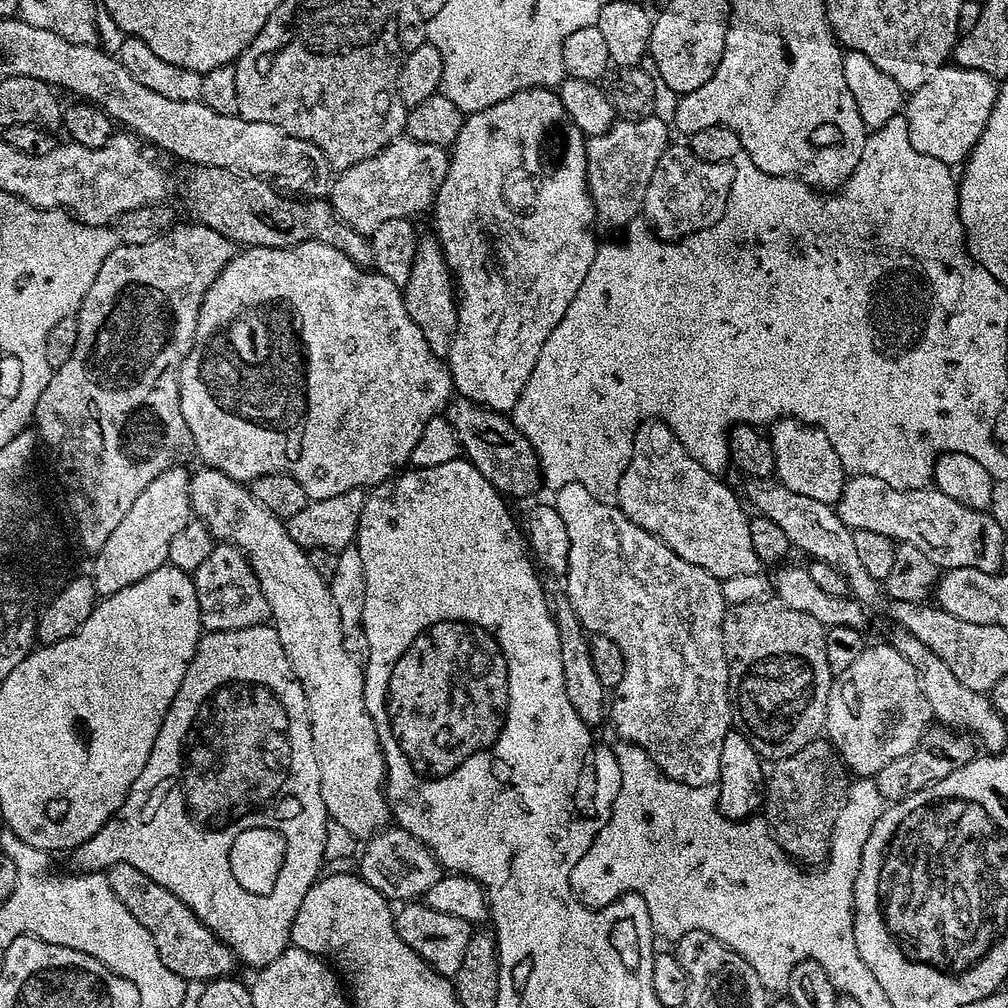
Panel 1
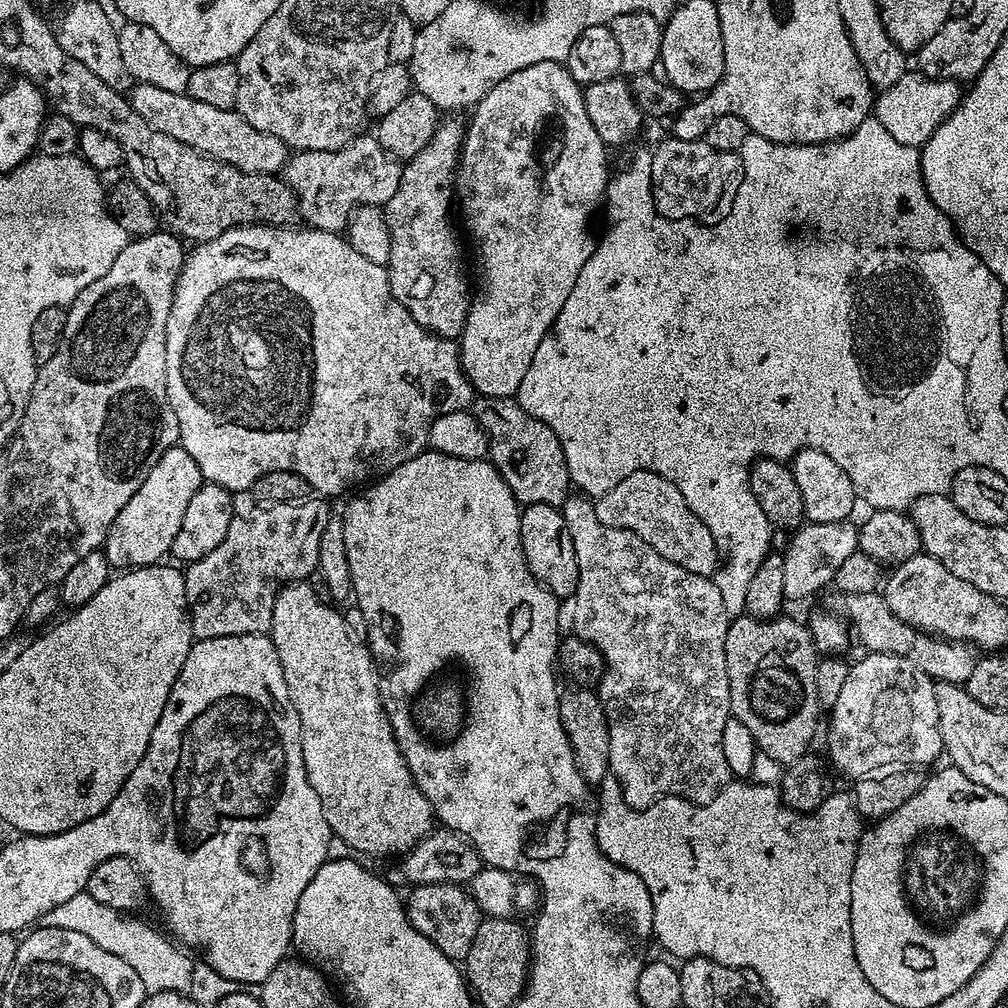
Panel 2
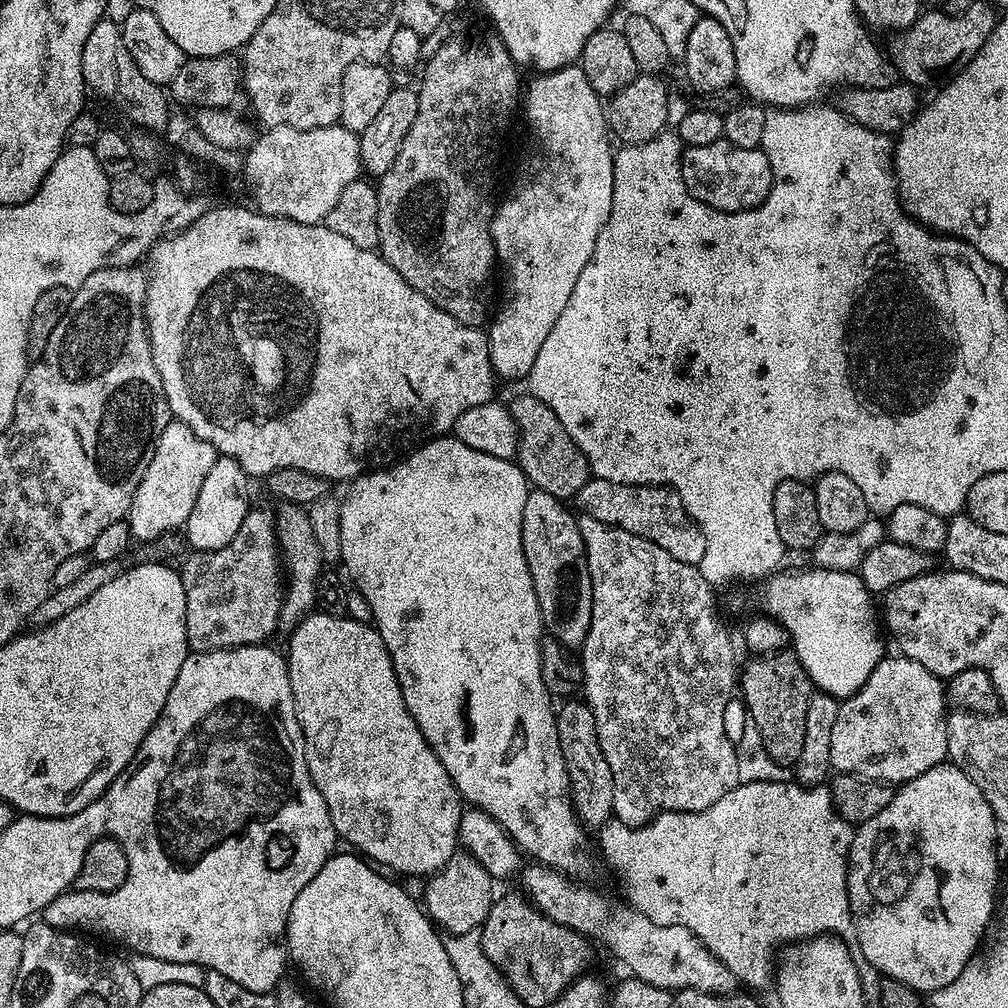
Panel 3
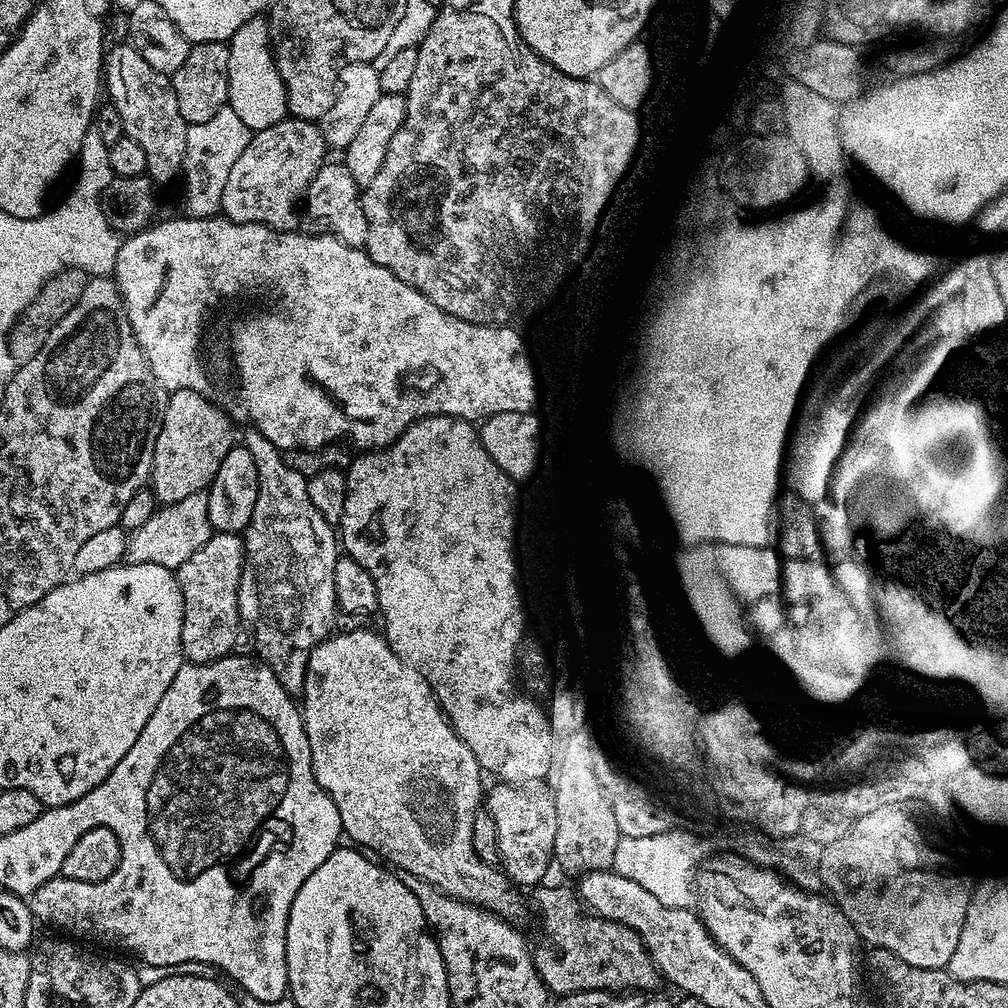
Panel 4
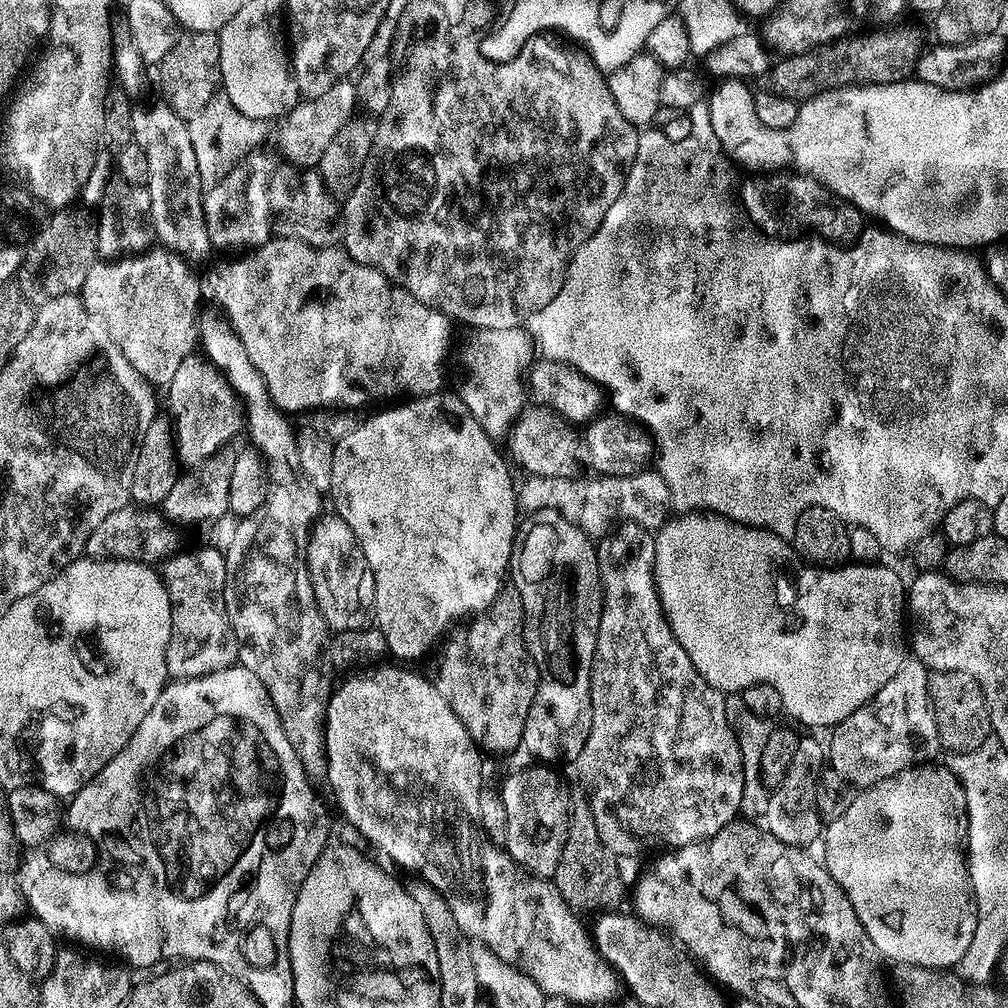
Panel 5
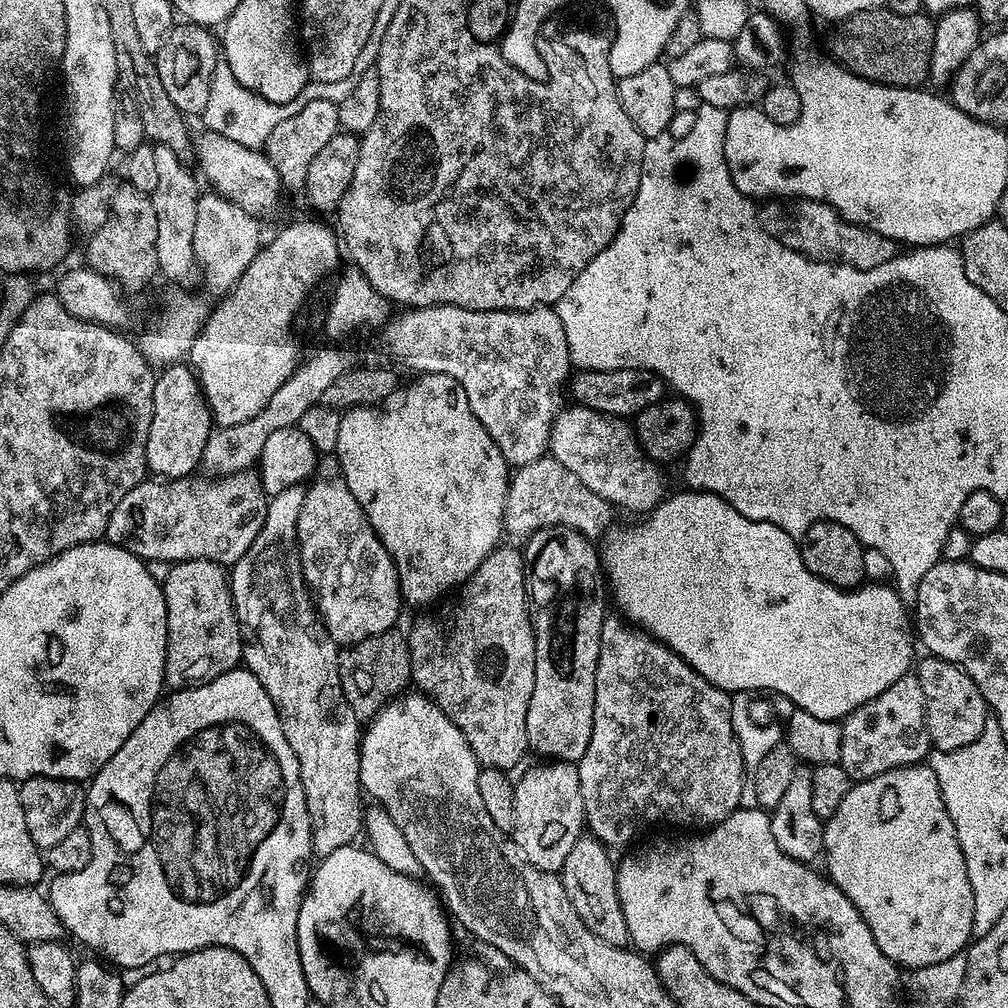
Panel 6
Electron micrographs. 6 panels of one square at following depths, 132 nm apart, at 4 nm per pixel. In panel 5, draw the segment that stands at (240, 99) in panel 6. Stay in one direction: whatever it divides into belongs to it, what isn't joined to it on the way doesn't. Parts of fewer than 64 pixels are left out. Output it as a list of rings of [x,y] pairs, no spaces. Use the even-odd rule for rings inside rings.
[[[217,94],[188,124],[190,130],[190,142],[194,142],[194,158],[198,158],[198,174],[200,183],[205,189],[215,186],[230,174],[237,166],[243,165],[244,160],[264,139],[268,136],[269,125],[263,120],[255,120],[230,102],[227,94]]]

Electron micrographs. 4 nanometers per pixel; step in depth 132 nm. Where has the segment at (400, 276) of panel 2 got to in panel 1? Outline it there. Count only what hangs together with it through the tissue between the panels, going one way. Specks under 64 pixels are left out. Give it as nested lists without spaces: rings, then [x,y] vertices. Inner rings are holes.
[[[421,239],[417,243],[414,266],[410,270],[408,281],[402,286],[402,295],[406,314],[410,316],[414,326],[418,326],[418,330],[422,332],[426,346],[430,348],[433,355],[447,357],[456,333],[458,300],[454,295],[453,275],[448,271],[448,263],[444,261],[440,245],[435,239]]]

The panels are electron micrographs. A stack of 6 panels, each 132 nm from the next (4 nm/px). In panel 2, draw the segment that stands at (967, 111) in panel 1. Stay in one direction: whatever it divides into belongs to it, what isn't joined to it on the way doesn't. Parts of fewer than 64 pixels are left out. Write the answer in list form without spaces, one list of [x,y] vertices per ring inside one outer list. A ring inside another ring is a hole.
[[[918,70],[905,72],[894,86],[883,89],[874,100],[874,118],[902,146],[920,148],[948,115],[956,111],[962,99],[962,88],[955,80],[935,80]]]

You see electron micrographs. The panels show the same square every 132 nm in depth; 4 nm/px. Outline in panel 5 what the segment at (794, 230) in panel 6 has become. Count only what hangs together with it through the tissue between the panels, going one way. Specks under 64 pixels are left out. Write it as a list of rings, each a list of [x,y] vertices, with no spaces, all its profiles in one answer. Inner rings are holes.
[[[756,174],[753,180],[748,180],[744,184],[744,189],[739,189],[738,200],[742,205],[742,211],[747,219],[752,221],[753,228],[760,229],[765,236],[777,238],[788,238],[793,235],[792,224],[796,228],[801,228],[801,233],[815,234],[819,239],[831,240],[833,244],[841,246],[855,241],[862,231],[862,213],[847,202],[841,202],[833,198],[829,188],[803,174]]]

